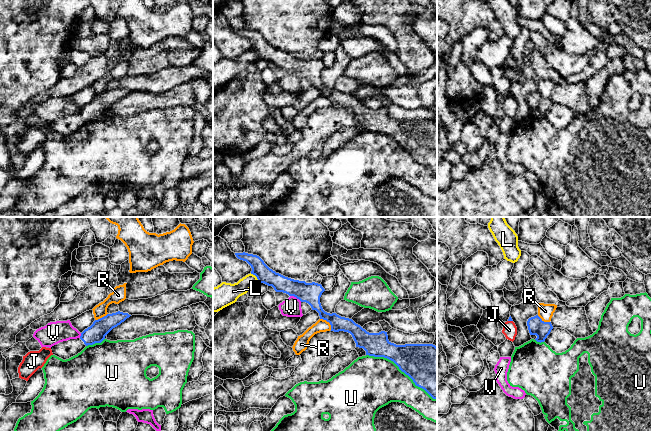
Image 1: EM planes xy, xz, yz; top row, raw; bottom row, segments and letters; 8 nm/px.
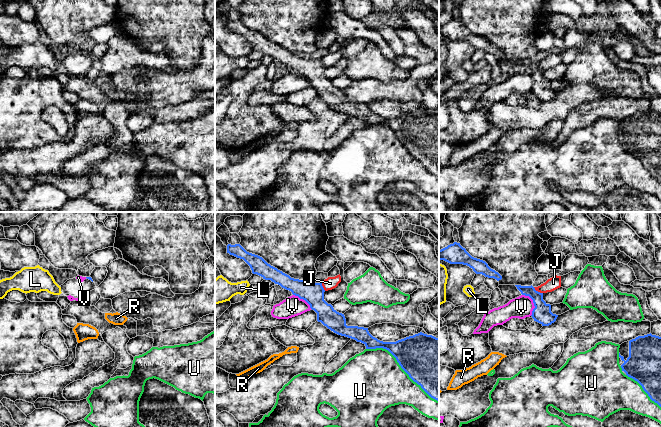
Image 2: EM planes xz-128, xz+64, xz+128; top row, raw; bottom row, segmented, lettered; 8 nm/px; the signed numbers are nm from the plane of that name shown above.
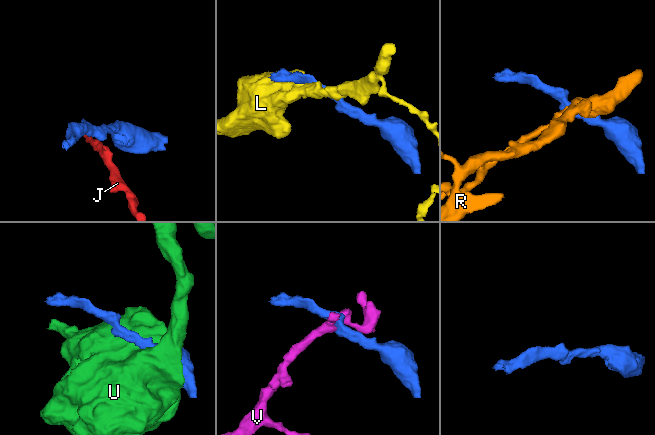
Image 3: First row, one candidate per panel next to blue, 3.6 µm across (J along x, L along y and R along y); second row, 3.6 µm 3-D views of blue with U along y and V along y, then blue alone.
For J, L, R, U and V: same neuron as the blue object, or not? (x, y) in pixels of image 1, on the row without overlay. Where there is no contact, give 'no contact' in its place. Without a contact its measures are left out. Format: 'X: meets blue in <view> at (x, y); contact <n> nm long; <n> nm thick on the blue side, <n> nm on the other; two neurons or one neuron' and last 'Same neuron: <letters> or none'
J: meets blue in yz at (510, 96); contact 40 nm long; 30 nm thick on the blue side, 110 nm on the other; two neurons
L: meets blue in xz at (256, 52); contact 110 nm long; 140 nm thick on the blue side, 150 nm on the other; two neurons
R: meets blue in xz at (328, 97); contact 130 nm long; 140 nm thick on the blue side, 100 nm on the other; two neurons
U: meets blue in xz at (402, 147); contact 650 nm long; 360 nm thick on the blue side, 420 nm on the other; two neurons
V: meets blue in xz at (296, 73); contact 110 nm long; 160 nm thick on the blue side, 160 nm on the other; two neurons
Same neuron: none

